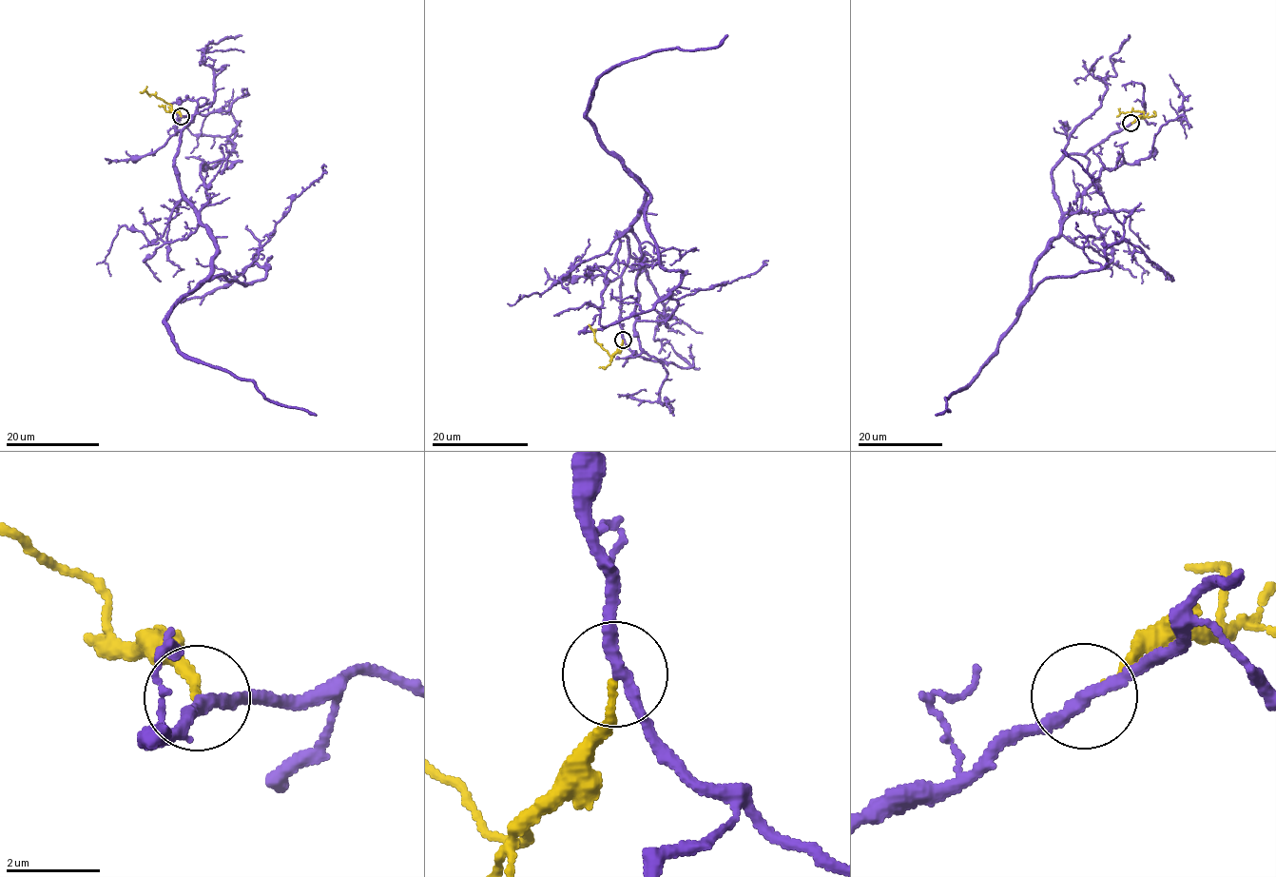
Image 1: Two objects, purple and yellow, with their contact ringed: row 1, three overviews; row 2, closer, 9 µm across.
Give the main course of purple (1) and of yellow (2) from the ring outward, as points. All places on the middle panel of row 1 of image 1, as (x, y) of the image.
1: (622, 339), (629, 254), (617, 231), (646, 192), (604, 146), (588, 105), (615, 67), (718, 48), (728, 35)
2: (622, 340), (611, 357), (597, 342), (593, 330), (588, 324)

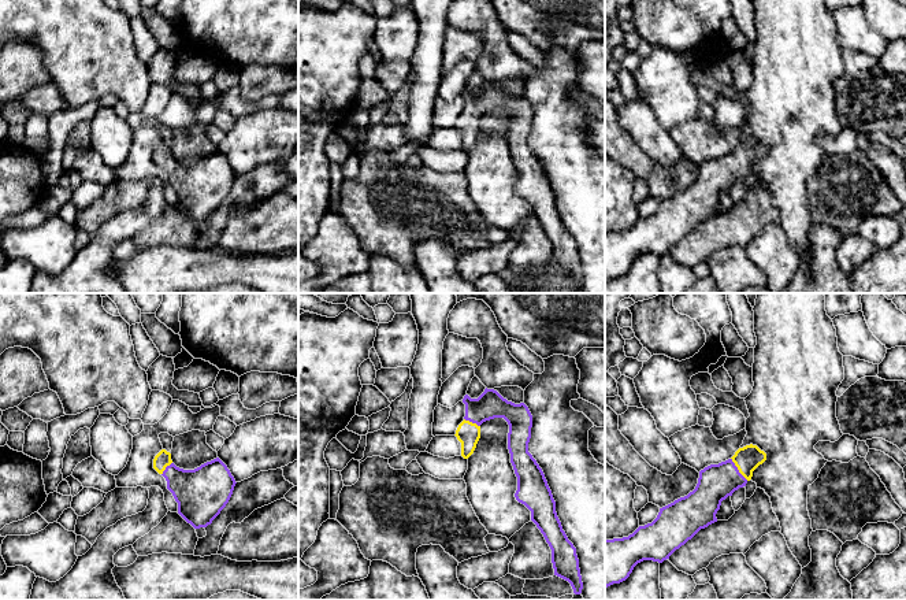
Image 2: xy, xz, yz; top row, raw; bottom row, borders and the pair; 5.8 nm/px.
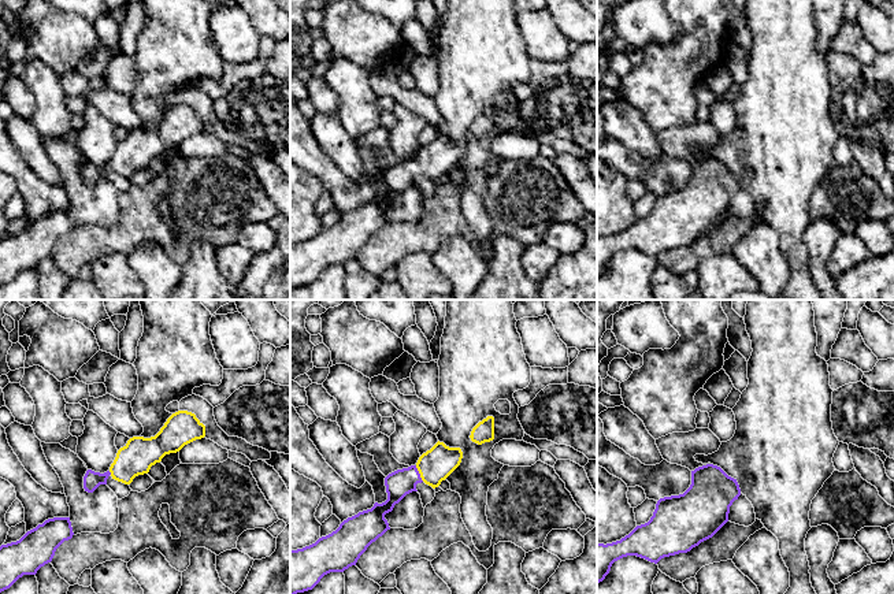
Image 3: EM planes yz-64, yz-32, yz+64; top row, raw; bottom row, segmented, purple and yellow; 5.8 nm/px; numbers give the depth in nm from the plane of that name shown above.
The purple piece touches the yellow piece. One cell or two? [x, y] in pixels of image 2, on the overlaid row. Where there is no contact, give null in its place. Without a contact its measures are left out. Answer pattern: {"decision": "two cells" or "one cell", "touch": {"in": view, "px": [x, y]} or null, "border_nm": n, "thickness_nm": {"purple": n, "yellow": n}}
{"decision": "one cell", "touch": {"in": "yz", "px": [736, 469]}, "border_nm": 170, "thickness_nm": {"purple": 220, "yellow": 150}}

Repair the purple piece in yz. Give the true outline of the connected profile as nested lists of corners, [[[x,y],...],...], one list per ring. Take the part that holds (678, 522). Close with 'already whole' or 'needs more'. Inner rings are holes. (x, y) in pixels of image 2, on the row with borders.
[[[757,445],[699,471],[695,489],[660,508],[657,518],[623,538],[605,540],[605,588],[625,581],[643,560],[662,563],[701,529],[717,522],[721,501],[746,486],[753,471],[766,460]]] | needs more

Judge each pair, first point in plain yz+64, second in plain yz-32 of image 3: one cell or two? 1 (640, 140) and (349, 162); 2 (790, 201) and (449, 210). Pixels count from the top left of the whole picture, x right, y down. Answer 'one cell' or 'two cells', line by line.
1: one cell
2: two cells

